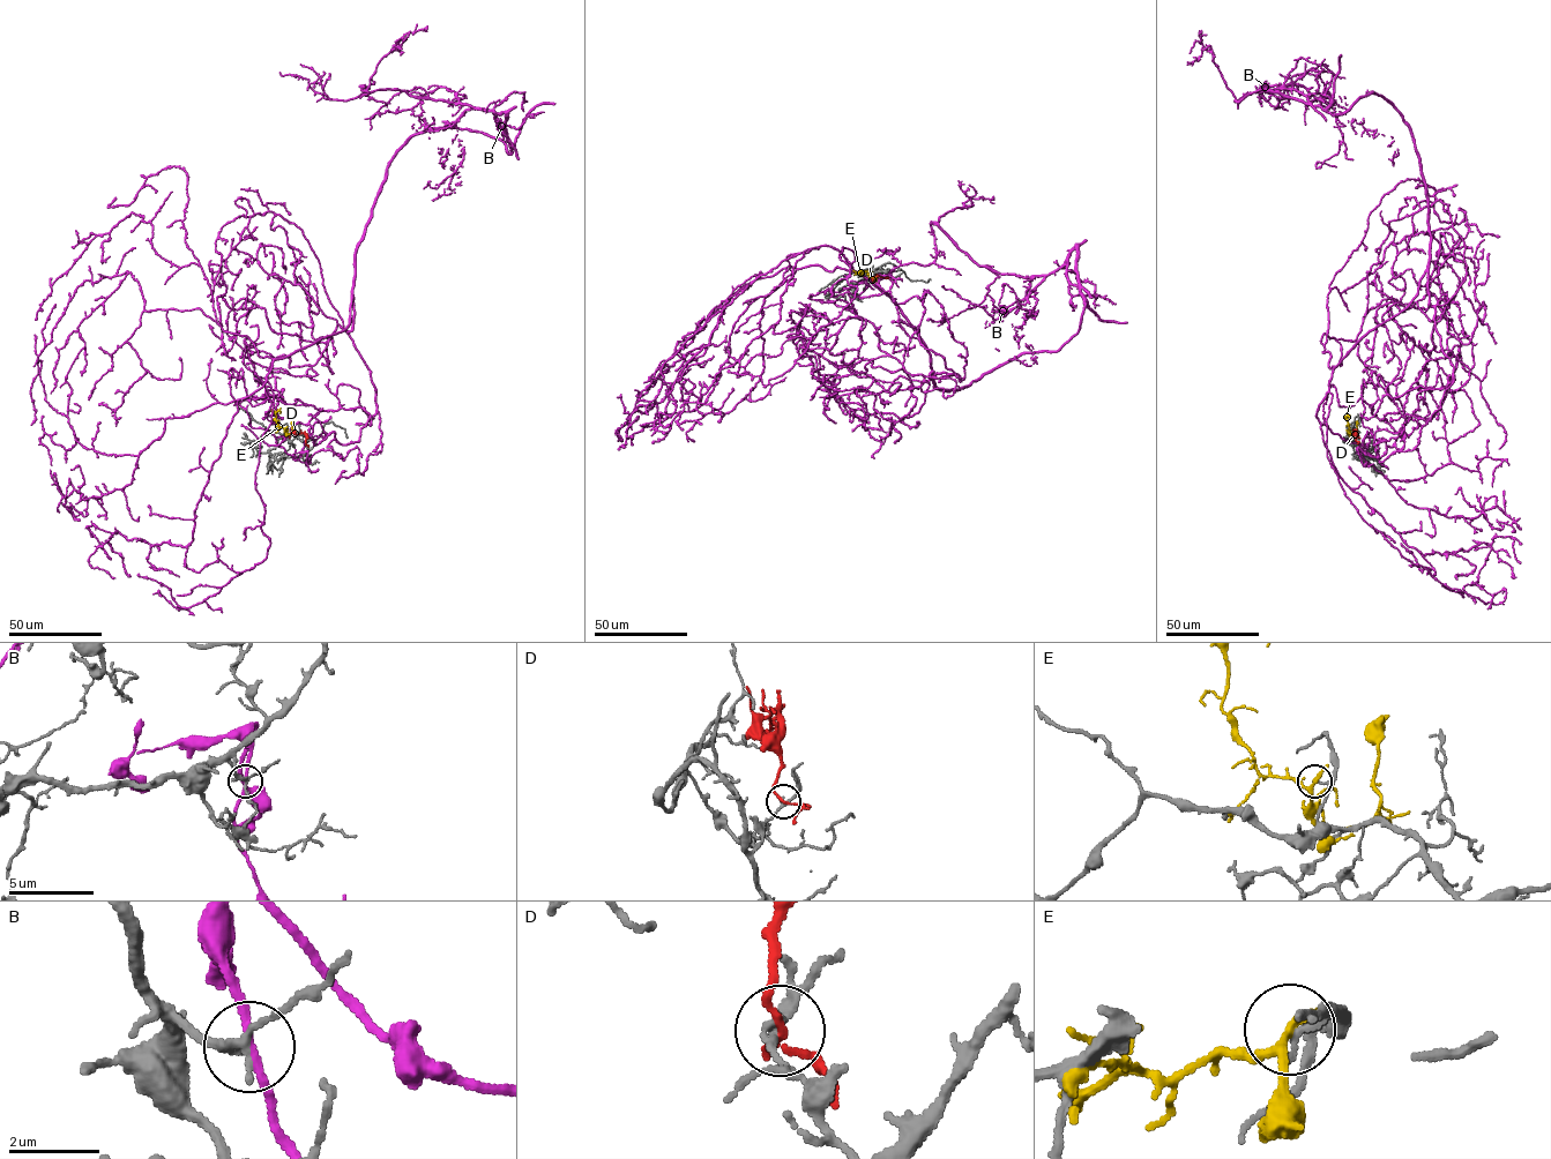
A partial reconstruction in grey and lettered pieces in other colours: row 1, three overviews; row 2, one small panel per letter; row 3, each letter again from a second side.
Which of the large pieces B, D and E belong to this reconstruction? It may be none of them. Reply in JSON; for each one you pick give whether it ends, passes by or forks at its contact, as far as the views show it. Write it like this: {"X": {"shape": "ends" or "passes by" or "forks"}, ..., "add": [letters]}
{"add": []}

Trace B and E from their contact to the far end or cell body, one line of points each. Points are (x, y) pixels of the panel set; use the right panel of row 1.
B: (1358, 453), (1452, 380), (1426, 189), (1373, 91), (1336, 114), (1294, 83), (1235, 101), (1288, 88)
E: (1347, 432), (1349, 418)

